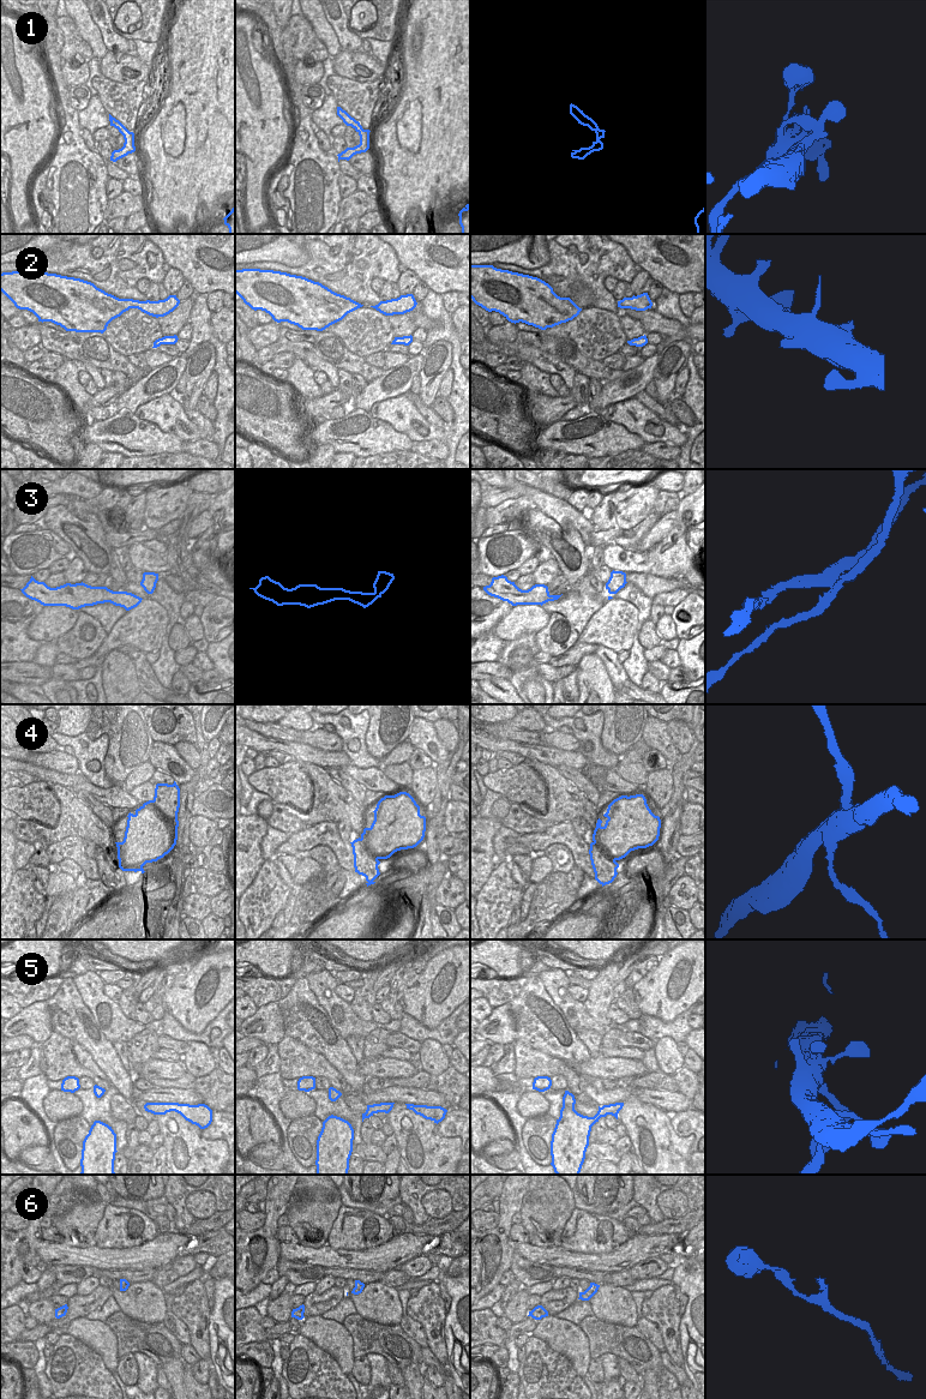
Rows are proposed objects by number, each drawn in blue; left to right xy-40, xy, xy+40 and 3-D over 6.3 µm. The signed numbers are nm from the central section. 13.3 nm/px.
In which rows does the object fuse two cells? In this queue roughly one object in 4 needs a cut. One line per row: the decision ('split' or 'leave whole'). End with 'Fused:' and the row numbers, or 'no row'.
1: leave whole
2: leave whole
3: split
4: split
5: leave whole
6: leave whole
Fused: 3, 4

